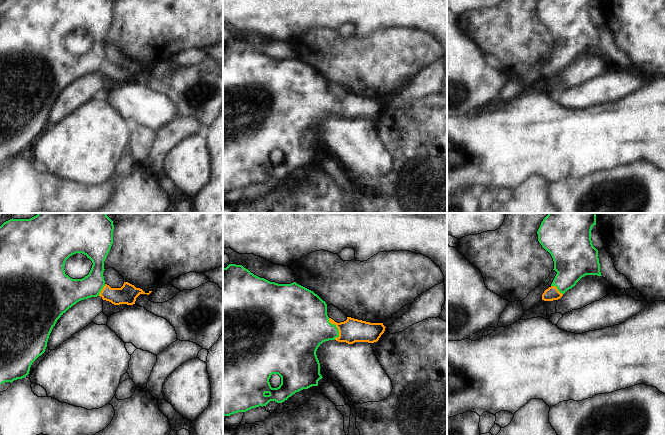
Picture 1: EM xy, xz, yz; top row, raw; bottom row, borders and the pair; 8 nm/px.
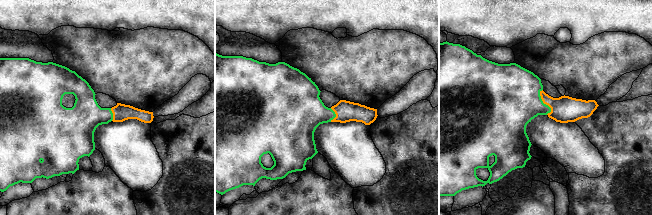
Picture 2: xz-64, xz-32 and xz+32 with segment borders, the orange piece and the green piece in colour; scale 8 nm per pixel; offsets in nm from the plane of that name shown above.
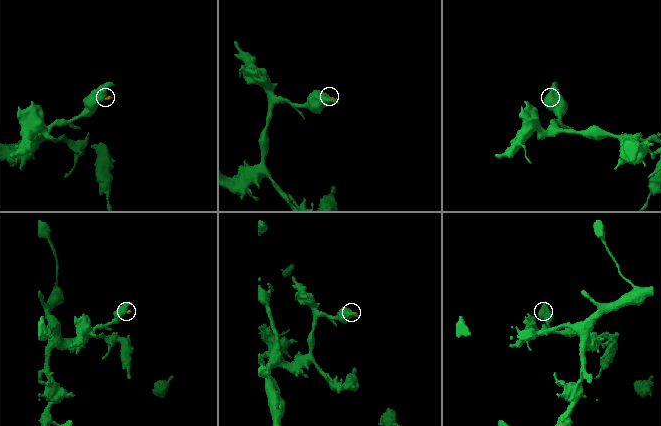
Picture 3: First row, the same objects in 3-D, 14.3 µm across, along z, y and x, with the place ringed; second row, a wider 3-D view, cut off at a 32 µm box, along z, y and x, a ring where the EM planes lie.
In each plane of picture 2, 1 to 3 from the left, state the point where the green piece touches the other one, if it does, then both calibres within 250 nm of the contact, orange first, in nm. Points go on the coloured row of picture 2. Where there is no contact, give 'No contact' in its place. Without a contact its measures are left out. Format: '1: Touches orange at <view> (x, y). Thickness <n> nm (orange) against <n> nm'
1: Touches orange at xz-64 (113, 114). Thickness 140 nm (orange) against 260 nm
2: Touches orange at xz-32 (336, 115). Thickness 170 nm (orange) against 300 nm
3: Touches orange at xz+32 (543, 102). Thickness 220 nm (orange) against 460 nm

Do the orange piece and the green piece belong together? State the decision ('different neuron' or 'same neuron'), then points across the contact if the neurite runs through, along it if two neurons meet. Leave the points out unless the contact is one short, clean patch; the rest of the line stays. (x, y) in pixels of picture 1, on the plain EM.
same neuron; way xz (352, 106), (337, 103), (306, 101)

